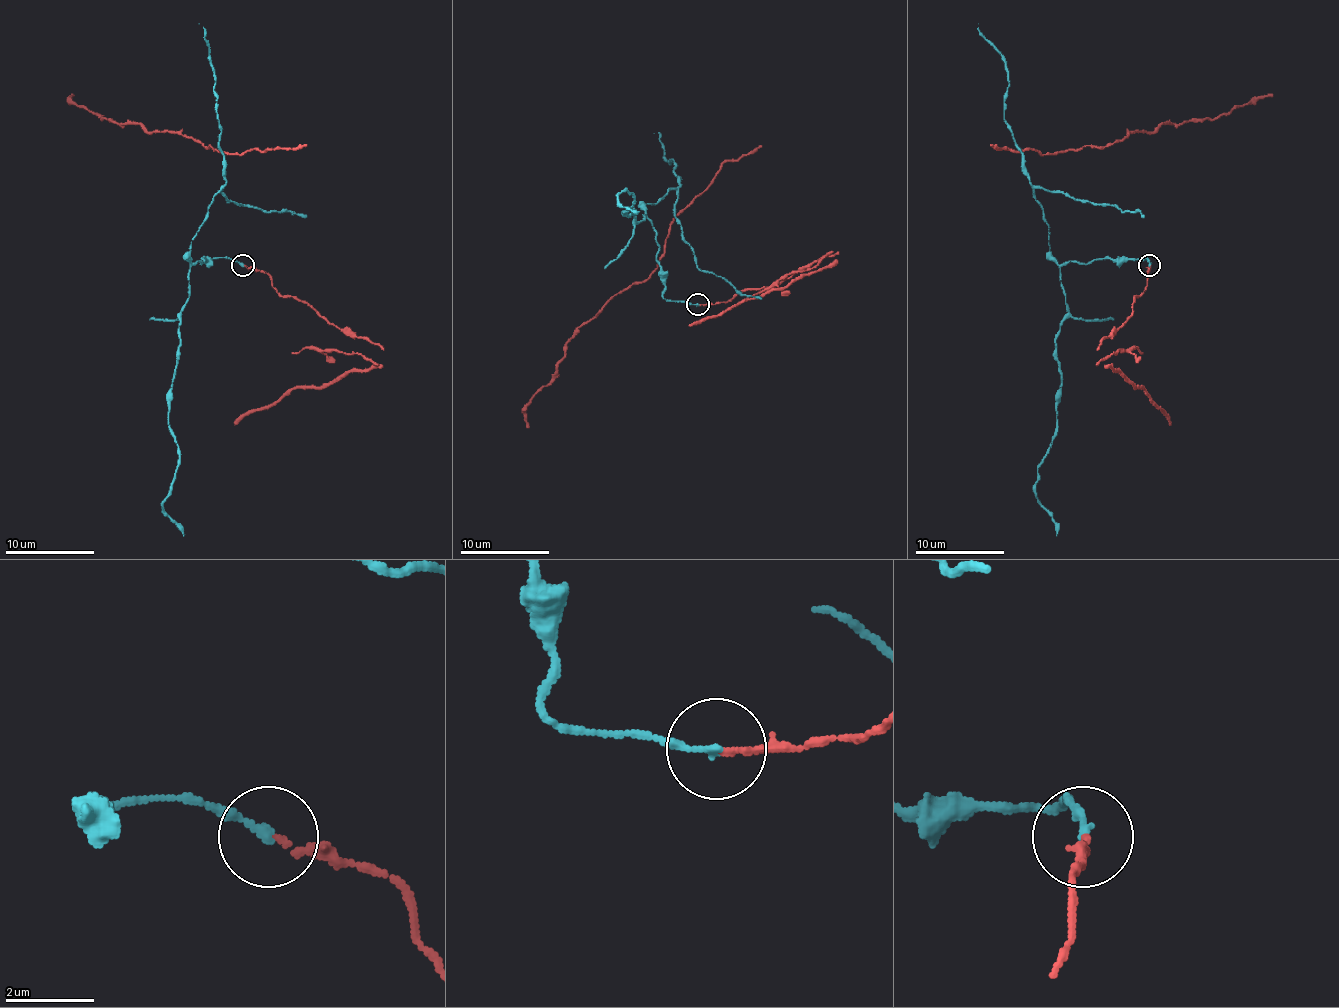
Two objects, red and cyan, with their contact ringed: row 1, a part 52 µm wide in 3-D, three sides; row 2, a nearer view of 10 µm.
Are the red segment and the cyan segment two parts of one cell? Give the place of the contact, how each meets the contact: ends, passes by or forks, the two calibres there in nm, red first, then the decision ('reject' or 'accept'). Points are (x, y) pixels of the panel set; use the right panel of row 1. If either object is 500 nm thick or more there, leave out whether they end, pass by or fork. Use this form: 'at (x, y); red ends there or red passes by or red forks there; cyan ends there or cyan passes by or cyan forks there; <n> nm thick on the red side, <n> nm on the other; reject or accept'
at (1149, 265); red ends there; cyan ends there; 130 nm thick on the red side, 180 nm on the other; reject

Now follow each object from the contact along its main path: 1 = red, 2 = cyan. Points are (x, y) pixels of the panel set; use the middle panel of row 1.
1: (697, 304), (775, 288), (835, 254), (782, 288), (688, 326)
2: (697, 304), (663, 297), (652, 223), (627, 216), (634, 196), (619, 194), (639, 212)

